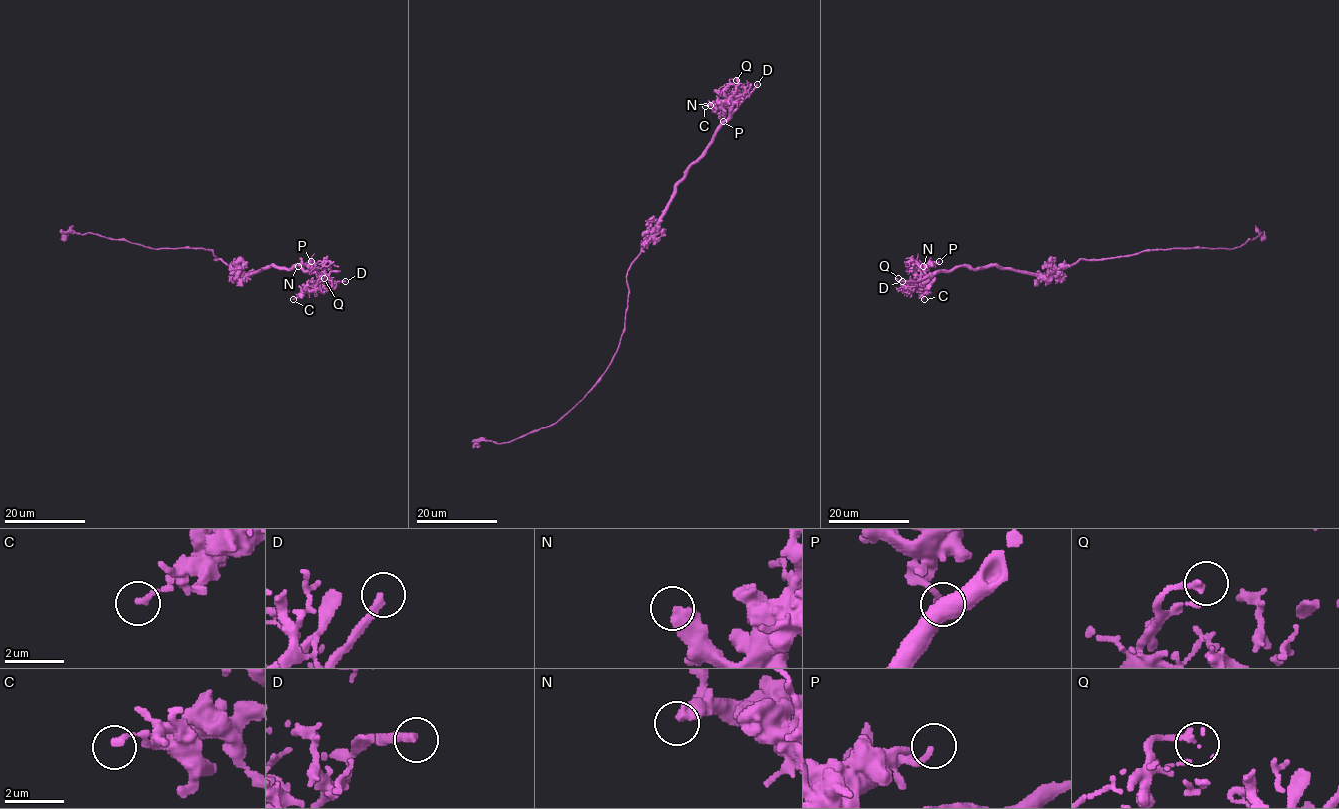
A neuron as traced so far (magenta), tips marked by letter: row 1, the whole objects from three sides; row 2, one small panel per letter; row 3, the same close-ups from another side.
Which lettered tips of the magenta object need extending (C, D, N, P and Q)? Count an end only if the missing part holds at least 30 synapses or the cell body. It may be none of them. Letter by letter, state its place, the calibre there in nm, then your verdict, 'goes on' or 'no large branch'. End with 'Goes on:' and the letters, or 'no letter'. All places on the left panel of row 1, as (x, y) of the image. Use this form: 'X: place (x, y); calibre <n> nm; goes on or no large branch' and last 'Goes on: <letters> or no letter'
C: place (293, 299); calibre 200 nm; no large branch
D: place (345, 281); calibre 280 nm; goes on
N: place (298, 266); calibre 500 nm; no large branch
P: place (311, 261); calibre 180 nm; no large branch
Q: place (324, 278); calibre 200 nm; no large branch
Goes on: D

